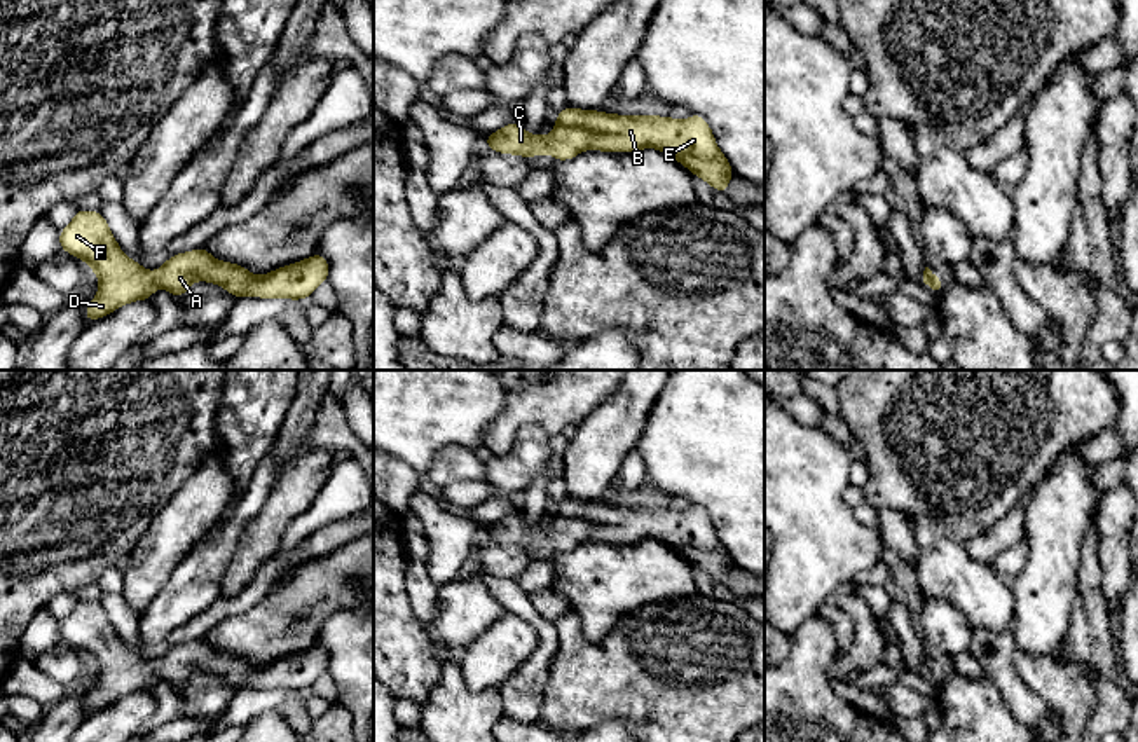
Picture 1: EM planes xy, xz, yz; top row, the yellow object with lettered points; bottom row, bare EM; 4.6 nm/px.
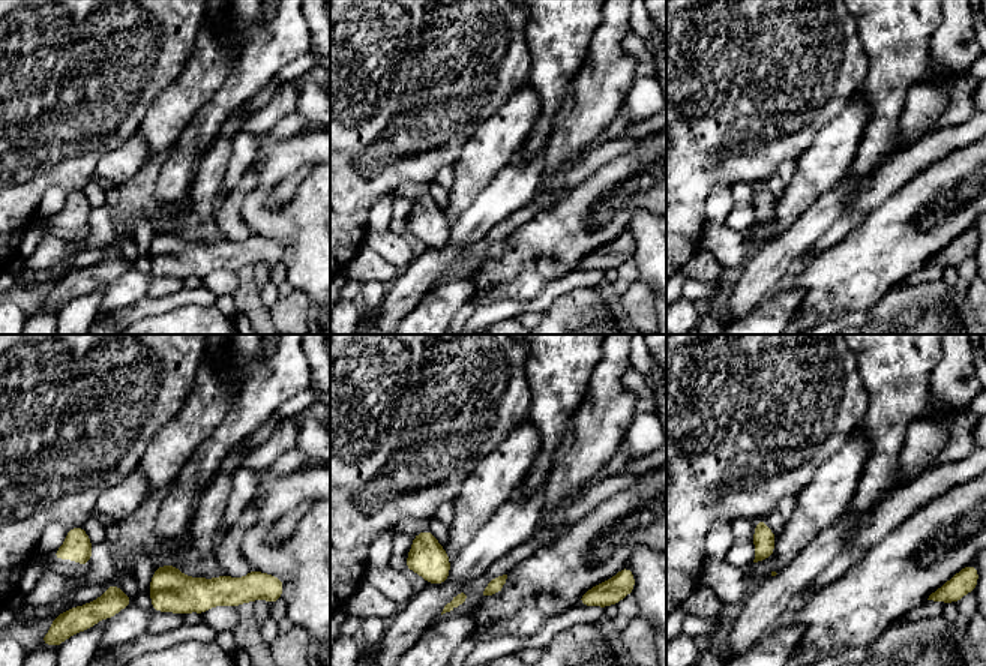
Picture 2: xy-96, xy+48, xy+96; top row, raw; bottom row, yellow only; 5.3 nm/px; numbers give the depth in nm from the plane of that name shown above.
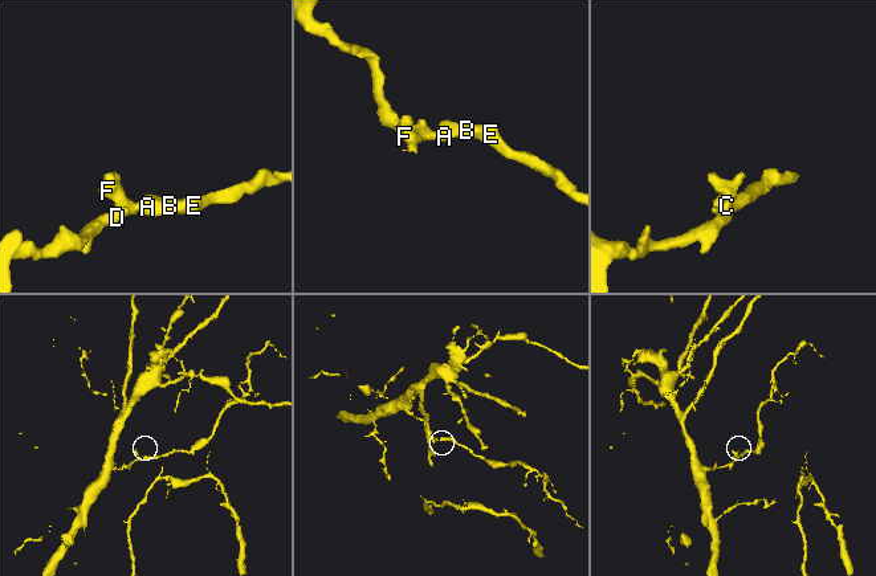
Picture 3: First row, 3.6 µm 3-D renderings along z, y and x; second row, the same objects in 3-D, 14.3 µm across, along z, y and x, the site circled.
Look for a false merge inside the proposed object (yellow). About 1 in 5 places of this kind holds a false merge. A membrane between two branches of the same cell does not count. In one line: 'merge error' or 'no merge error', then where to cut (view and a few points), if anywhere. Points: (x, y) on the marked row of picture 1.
no merge error | no cut

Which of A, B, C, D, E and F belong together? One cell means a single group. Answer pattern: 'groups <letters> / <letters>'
groups A B C D E F

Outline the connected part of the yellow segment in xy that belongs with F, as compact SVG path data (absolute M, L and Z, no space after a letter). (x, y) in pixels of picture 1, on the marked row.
M77 210L59 230L59 246L84 260L99 279L99 290L86 307L86 321L96 321L134 300L150 300L157 288L173 297L187 293L192 283L208 281L232 297L309 299L328 279L328 260L314 253L300 262L255 276L239 264L216 260L206 248L169 255L155 272L131 260L117 244L101 211Z

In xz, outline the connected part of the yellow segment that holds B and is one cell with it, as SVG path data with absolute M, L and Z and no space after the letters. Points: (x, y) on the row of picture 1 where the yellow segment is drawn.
M566 106L546 138L511 122L490 133L483 143L497 154L531 159L548 152L555 161L571 161L583 150L630 154L656 148L723 194L728 194L735 176L709 122L698 113L677 120L668 115L620 115Z

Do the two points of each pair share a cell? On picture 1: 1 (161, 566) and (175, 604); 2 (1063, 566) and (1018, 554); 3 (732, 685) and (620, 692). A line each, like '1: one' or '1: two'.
1: two
2: two
3: one

